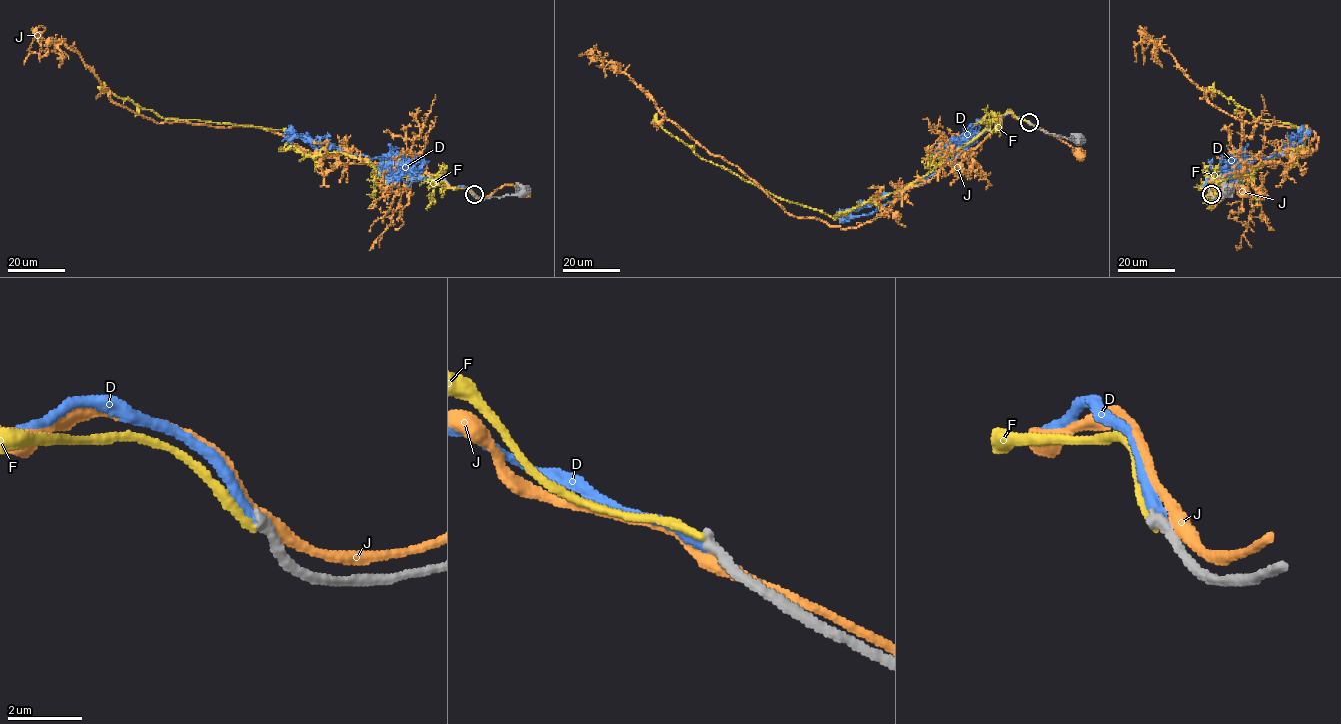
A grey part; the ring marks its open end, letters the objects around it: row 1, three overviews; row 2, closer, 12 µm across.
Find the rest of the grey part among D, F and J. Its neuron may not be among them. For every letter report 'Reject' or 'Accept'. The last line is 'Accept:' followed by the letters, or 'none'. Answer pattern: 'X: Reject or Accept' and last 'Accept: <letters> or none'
D: Accept
F: Reject
J: Reject
Accept: D

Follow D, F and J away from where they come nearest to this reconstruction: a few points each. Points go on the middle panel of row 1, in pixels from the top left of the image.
D: (1029, 122), (1011, 114), (998, 118), (896, 201), (866, 214), (850, 215), (890, 193)
F: (1029, 122), (1009, 110), (918, 179), (833, 219), (702, 160), (667, 132), (655, 113)
J: (1029, 123), (1067, 143), (1079, 155)

